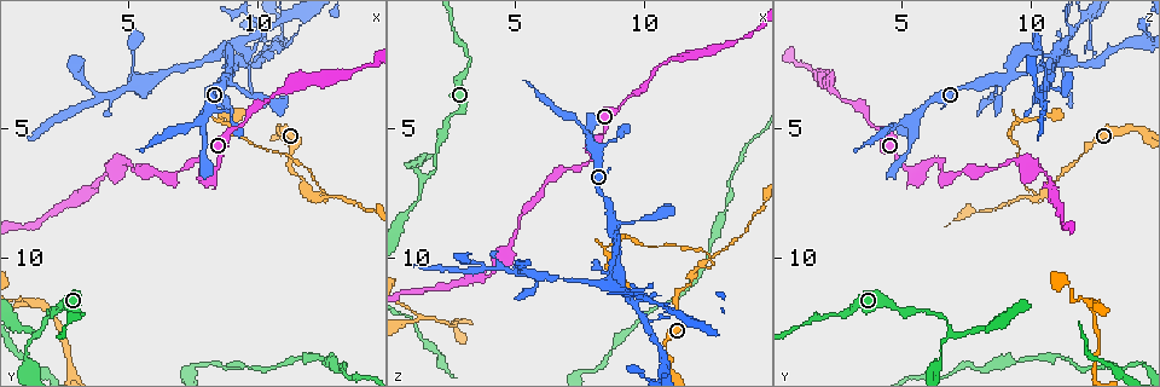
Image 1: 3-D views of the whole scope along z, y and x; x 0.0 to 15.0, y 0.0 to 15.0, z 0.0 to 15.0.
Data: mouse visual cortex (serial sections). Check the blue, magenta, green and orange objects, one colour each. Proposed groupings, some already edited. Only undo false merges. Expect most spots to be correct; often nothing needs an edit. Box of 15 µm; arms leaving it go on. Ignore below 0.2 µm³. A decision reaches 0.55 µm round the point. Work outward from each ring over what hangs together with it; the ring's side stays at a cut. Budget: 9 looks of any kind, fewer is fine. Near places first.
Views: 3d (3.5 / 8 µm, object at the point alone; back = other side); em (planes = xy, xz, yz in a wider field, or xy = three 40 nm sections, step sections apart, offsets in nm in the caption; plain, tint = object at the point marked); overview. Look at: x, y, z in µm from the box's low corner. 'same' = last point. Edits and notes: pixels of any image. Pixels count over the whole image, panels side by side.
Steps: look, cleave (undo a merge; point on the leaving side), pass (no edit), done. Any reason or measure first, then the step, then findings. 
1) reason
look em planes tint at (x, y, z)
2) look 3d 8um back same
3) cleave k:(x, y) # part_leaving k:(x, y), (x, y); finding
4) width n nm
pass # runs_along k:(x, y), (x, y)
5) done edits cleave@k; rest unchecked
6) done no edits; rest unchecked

calibre changes
look 3d 3.5um at (3.6, 7.2, 10.8)

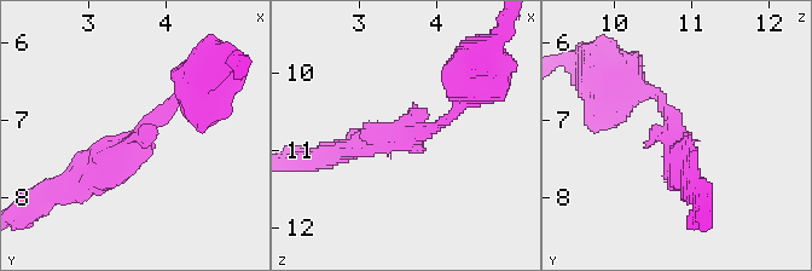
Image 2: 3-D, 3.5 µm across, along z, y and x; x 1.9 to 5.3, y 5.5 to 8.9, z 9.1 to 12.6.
arm_widths 150, 350 nm
look em xy step 1 tint at (3.70, 7.10, 10.85)

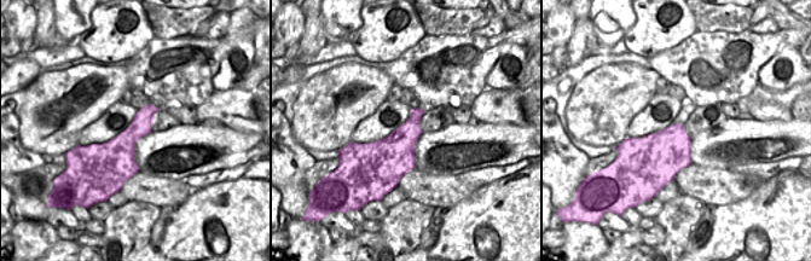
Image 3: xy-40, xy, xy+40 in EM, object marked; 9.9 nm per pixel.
look em xy step 2 tint same

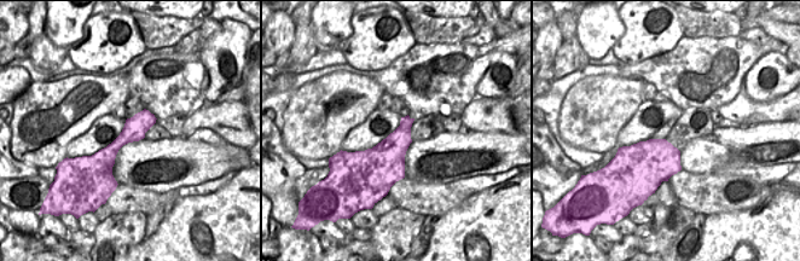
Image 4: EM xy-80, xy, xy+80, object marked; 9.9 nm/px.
pass # runs_along 2:(192, 88), (77, 185); all the same cell

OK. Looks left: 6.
abrupt turn
look 3d 3.5um at (1.5, 12.9, 7.0)

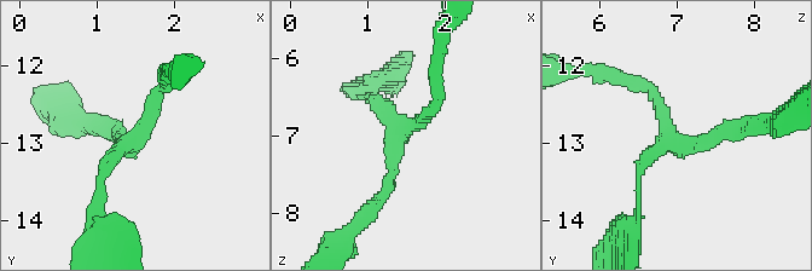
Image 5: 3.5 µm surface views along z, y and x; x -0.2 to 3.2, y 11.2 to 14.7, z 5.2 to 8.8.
arms 3; arm_widths 150, 150, 200 nm
look em xy step 1 tint at (1.45, 12.95, 6.95)

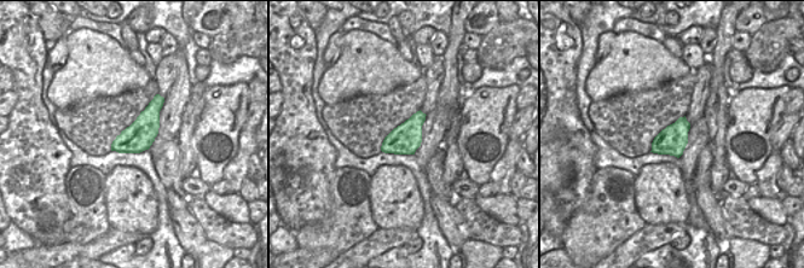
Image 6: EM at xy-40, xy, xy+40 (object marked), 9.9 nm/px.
width 300 nm
pass # runs_along 5:(436, 93), (395, 137), (381, 199); all the same cell

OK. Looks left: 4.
narrows sharply
look 3d 3.5um at (3.2, 12.2, 2.3)

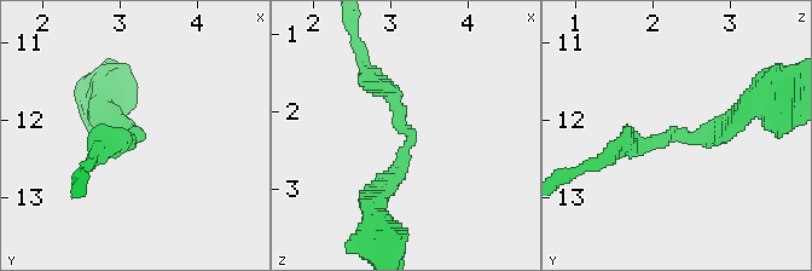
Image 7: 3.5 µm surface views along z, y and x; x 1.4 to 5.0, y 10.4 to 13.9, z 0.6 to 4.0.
arm_widths 250, 250 nm
look em xy step 3 plain at (3.25, 12.20, 2.30)

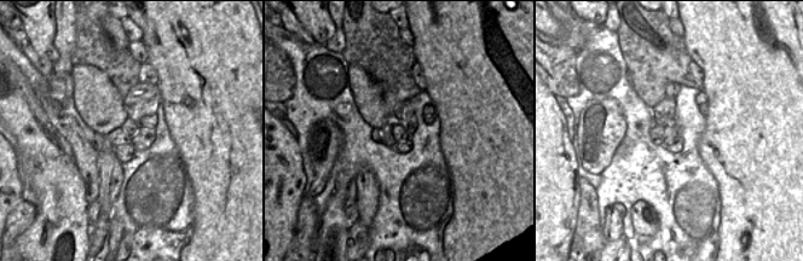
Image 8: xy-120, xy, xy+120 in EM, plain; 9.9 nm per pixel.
look em xy step 3 tint same

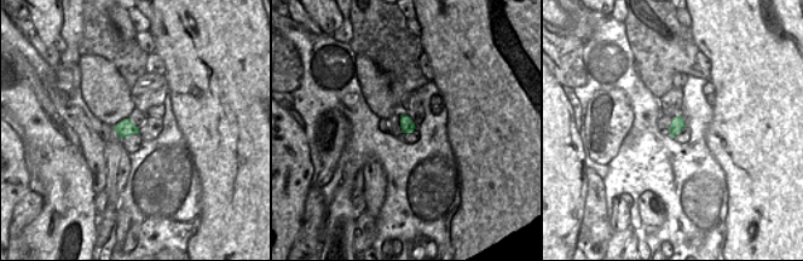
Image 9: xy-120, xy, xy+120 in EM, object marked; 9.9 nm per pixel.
width 140 nm
pass # runs_along 7:(738, 121), (707, 137), (614, 148); continuous, no second cell

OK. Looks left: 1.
done no edits; rest unchecked

